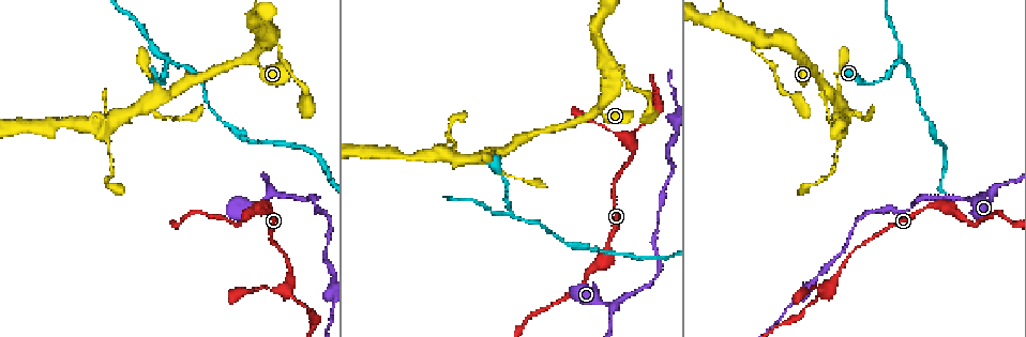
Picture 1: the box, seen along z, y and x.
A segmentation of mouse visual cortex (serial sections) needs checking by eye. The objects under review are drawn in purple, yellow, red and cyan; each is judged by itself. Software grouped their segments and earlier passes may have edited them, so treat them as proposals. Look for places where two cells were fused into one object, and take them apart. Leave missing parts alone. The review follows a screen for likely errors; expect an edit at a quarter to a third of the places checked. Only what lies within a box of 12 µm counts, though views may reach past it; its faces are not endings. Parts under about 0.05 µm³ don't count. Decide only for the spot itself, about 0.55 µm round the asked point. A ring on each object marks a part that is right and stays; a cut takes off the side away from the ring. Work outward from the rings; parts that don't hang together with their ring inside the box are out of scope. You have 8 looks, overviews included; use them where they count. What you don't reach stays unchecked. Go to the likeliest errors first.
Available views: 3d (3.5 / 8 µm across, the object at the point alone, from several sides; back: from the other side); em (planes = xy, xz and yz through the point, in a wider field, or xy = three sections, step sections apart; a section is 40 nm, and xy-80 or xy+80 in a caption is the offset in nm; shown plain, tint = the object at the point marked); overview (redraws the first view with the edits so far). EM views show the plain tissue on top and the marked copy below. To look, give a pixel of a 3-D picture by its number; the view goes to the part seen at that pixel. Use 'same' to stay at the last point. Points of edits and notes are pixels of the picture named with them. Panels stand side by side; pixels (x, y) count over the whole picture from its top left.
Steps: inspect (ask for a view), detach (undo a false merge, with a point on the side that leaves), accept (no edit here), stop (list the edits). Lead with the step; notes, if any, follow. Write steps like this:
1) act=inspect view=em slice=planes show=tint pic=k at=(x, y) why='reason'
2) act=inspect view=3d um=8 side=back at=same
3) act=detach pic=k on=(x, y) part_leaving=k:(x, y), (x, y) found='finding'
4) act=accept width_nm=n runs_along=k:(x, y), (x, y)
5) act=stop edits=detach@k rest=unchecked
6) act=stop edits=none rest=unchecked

act=inspect view=3d um=3.5 pic=1 at=(100, 129) why='three-way junction'

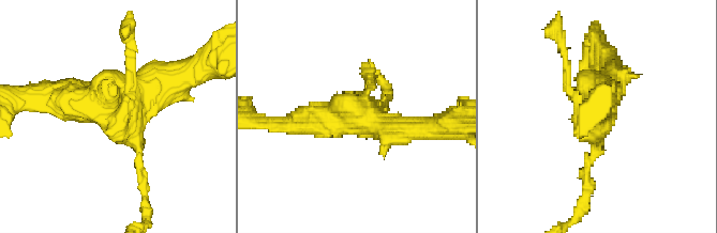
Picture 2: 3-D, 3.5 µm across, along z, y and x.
act=inspect view=em slice=xy step=1 show=tint pic=2 at=(359, 118) why='now the EM'

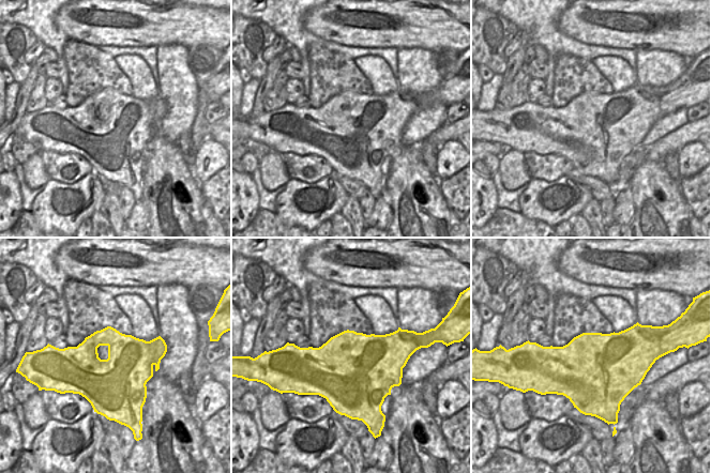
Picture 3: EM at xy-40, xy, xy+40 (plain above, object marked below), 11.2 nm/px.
act=accept runs_along=2:(182, 75), (119, 108), (50, 98) found='all the same cell'

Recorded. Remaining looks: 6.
act=inspect view=3d um=3.5 pic=1 at=(165, 62) why='branch point'

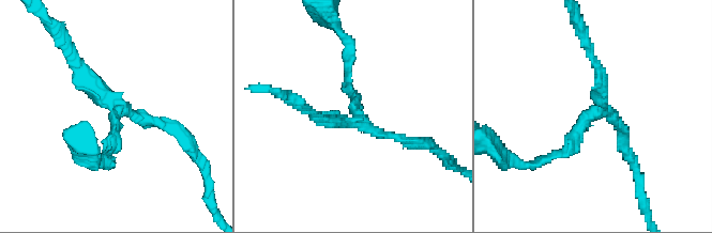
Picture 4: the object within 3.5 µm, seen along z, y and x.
act=inspect view=em slice=xy step=5 show=tint pic=4 at=(118, 112)

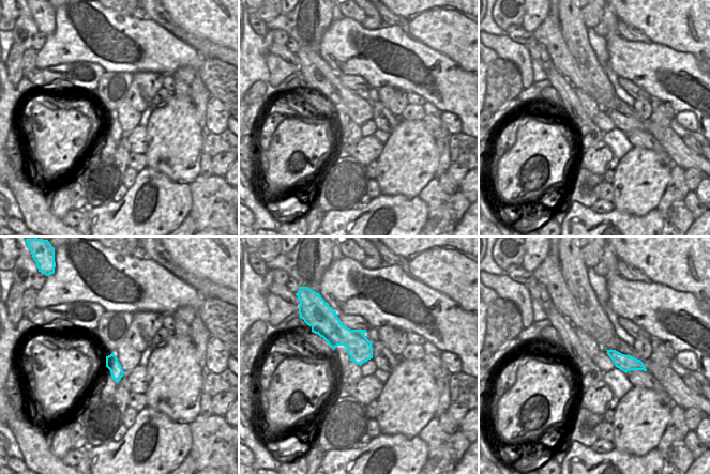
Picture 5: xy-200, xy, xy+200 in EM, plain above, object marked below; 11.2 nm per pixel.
act=accept arms=3 runs_along=4:(347, 66), (357, 115), (377, 133), (417, 143) found='all the same cell'

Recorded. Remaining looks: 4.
act=inspect view=3d um=3.5 pic=1 at=(758, 40) why='branch point'

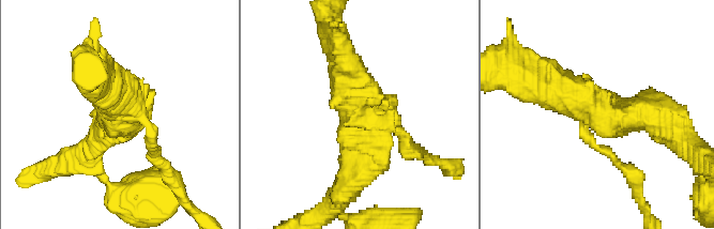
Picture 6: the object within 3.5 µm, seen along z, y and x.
act=inspect view=em slice=xy step=1 show=tint pic=6 at=(594, 114) arms=3 arm_widths_nm=150,500,500

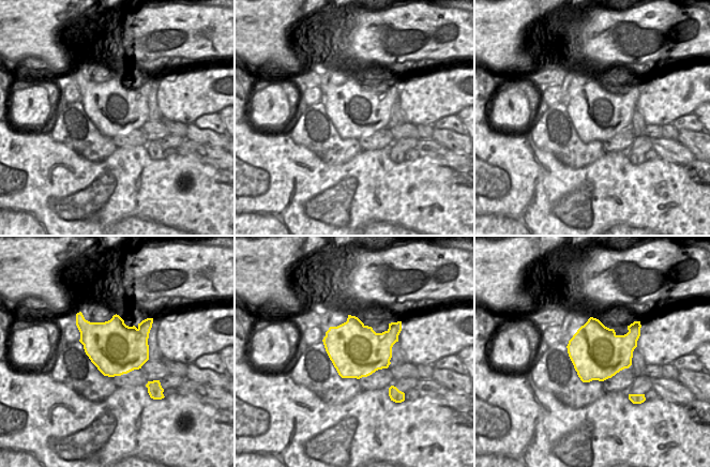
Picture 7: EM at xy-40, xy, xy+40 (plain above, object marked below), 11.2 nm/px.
act=accept runs_along=6:(657, 120), (594, 113), (545, 87) found='all the same cell'

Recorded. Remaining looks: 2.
act=stop edits=none rest=unchecked

